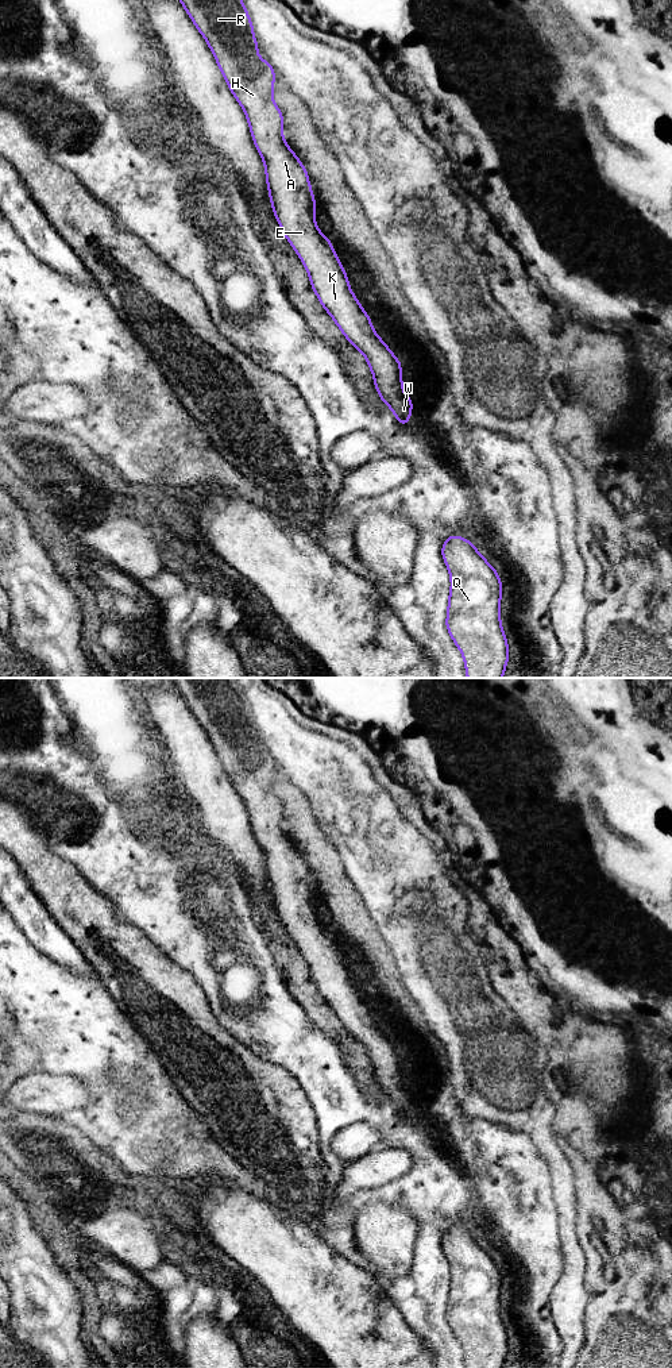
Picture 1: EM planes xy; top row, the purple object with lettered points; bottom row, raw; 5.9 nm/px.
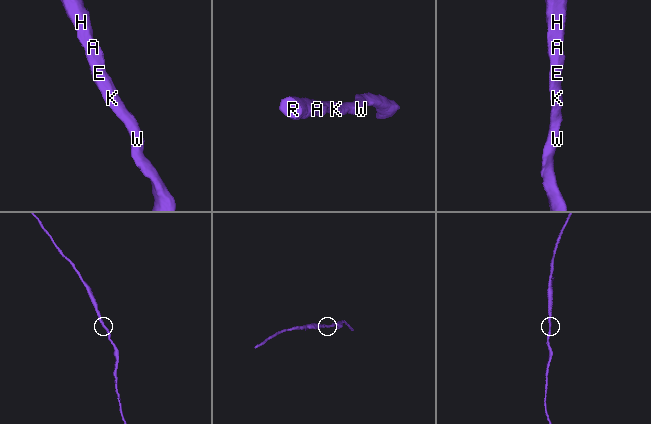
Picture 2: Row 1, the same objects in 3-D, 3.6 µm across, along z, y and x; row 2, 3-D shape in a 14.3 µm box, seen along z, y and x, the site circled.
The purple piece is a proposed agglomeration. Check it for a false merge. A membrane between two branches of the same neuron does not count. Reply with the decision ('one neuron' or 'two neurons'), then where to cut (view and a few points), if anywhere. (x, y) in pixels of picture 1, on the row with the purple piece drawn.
one neuron; cut none

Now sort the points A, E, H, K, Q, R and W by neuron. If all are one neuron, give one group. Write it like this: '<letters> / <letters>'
A E H K Q R W

